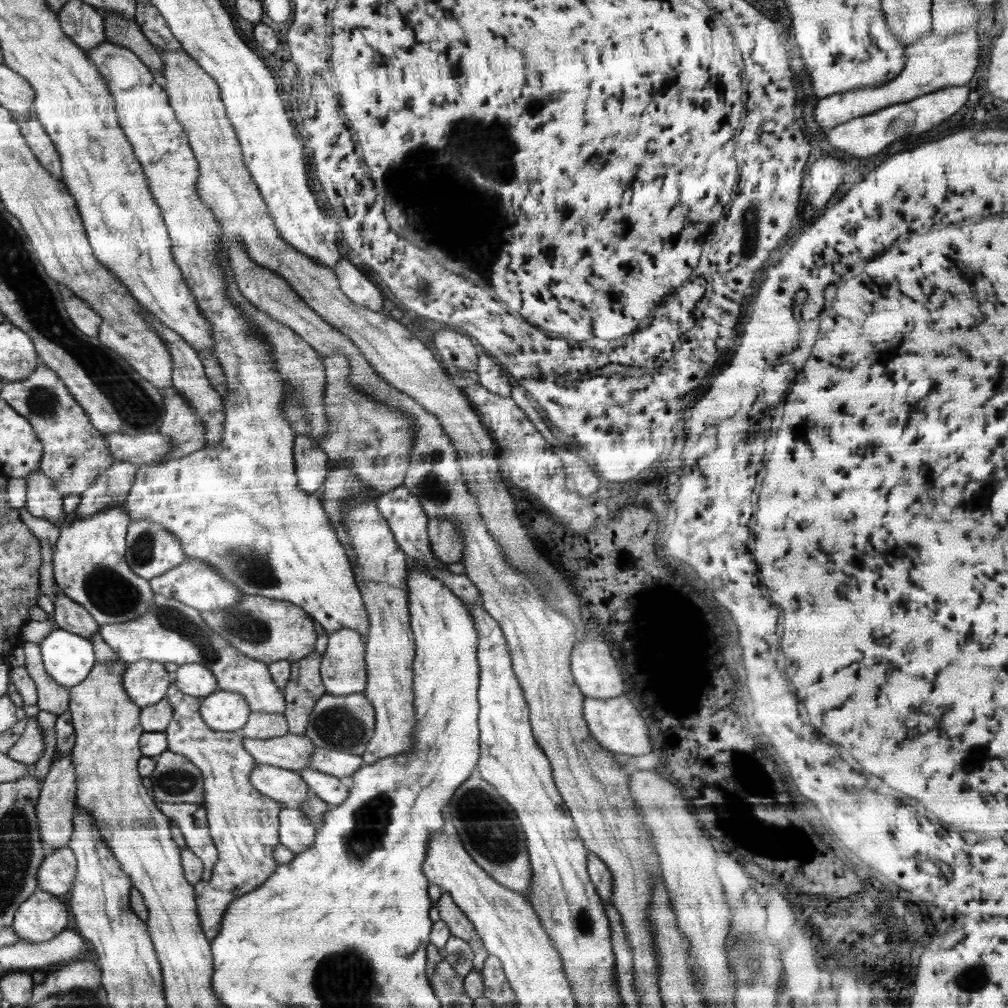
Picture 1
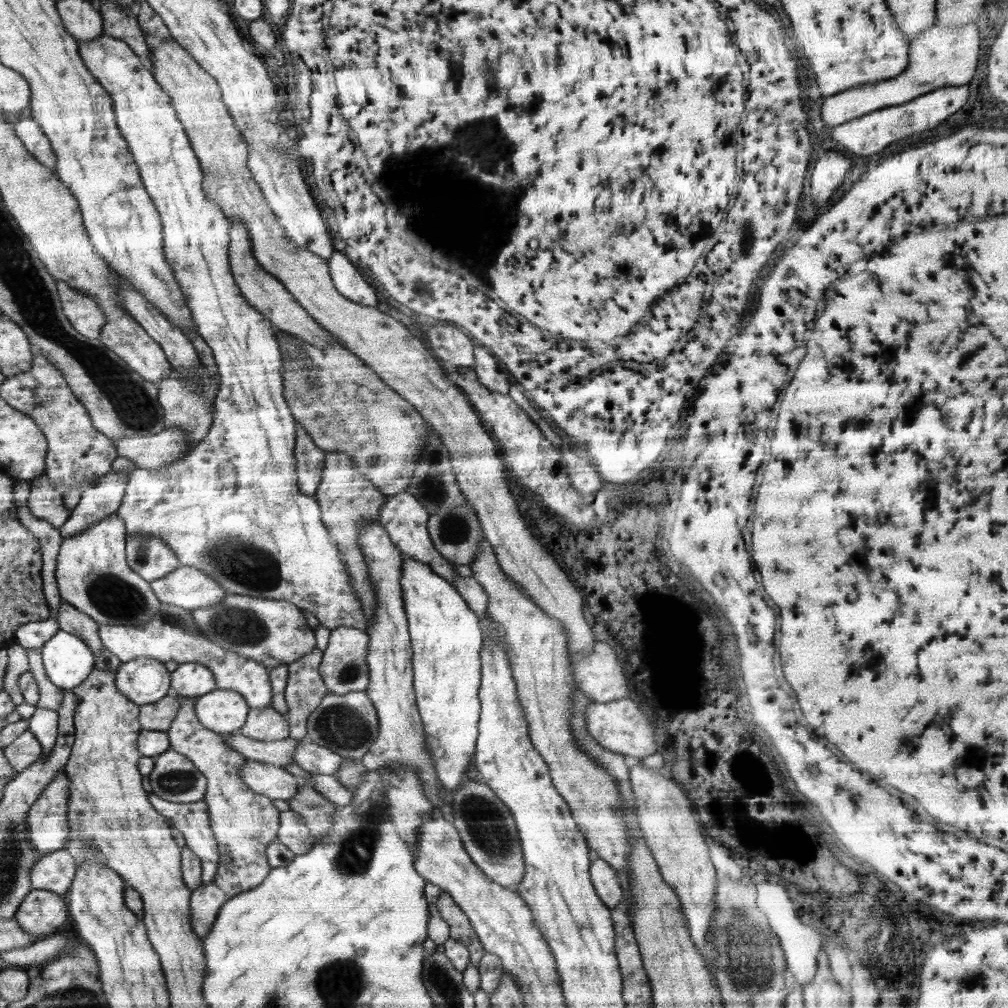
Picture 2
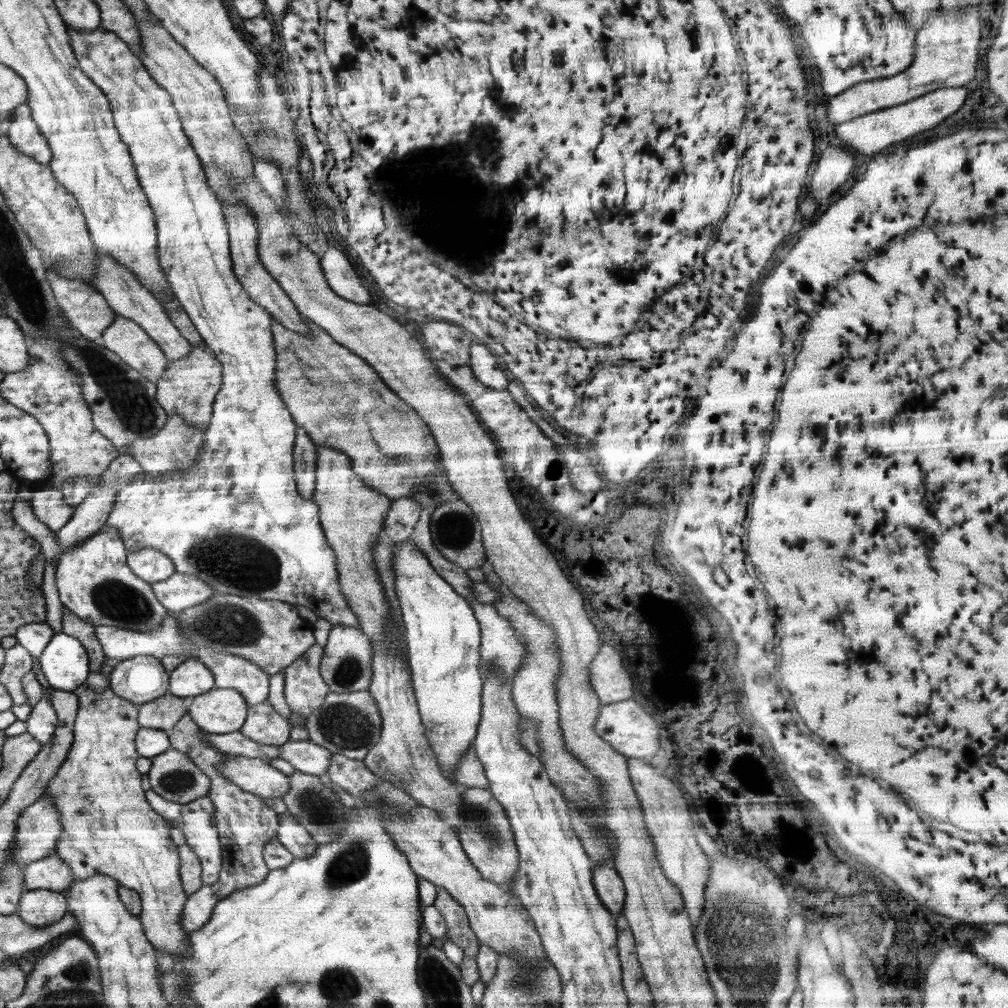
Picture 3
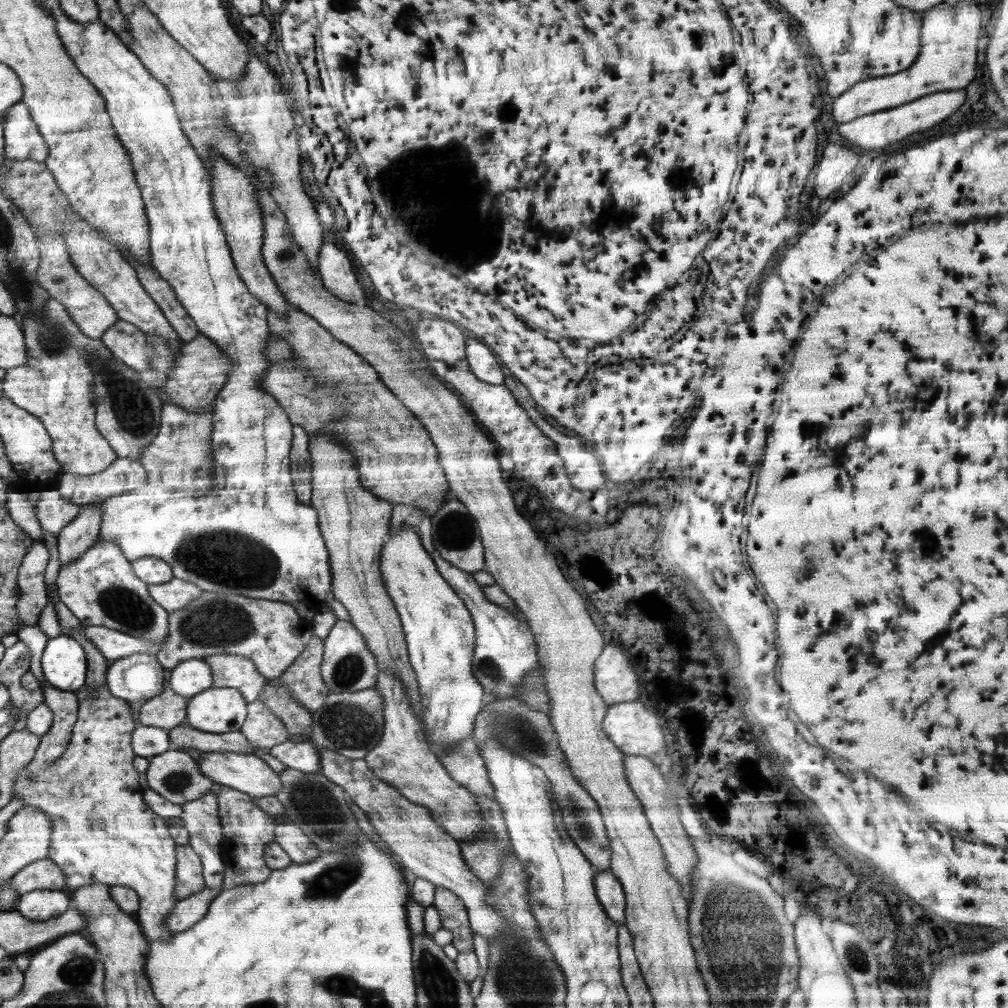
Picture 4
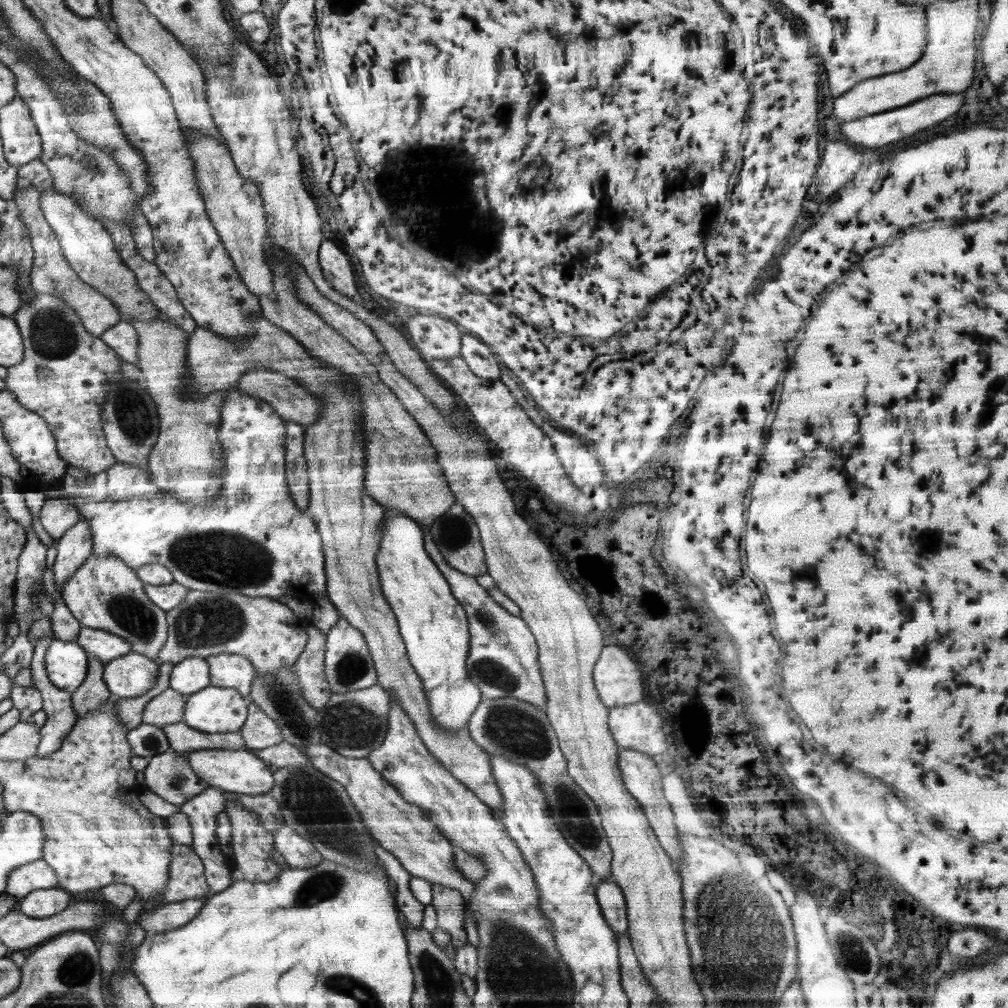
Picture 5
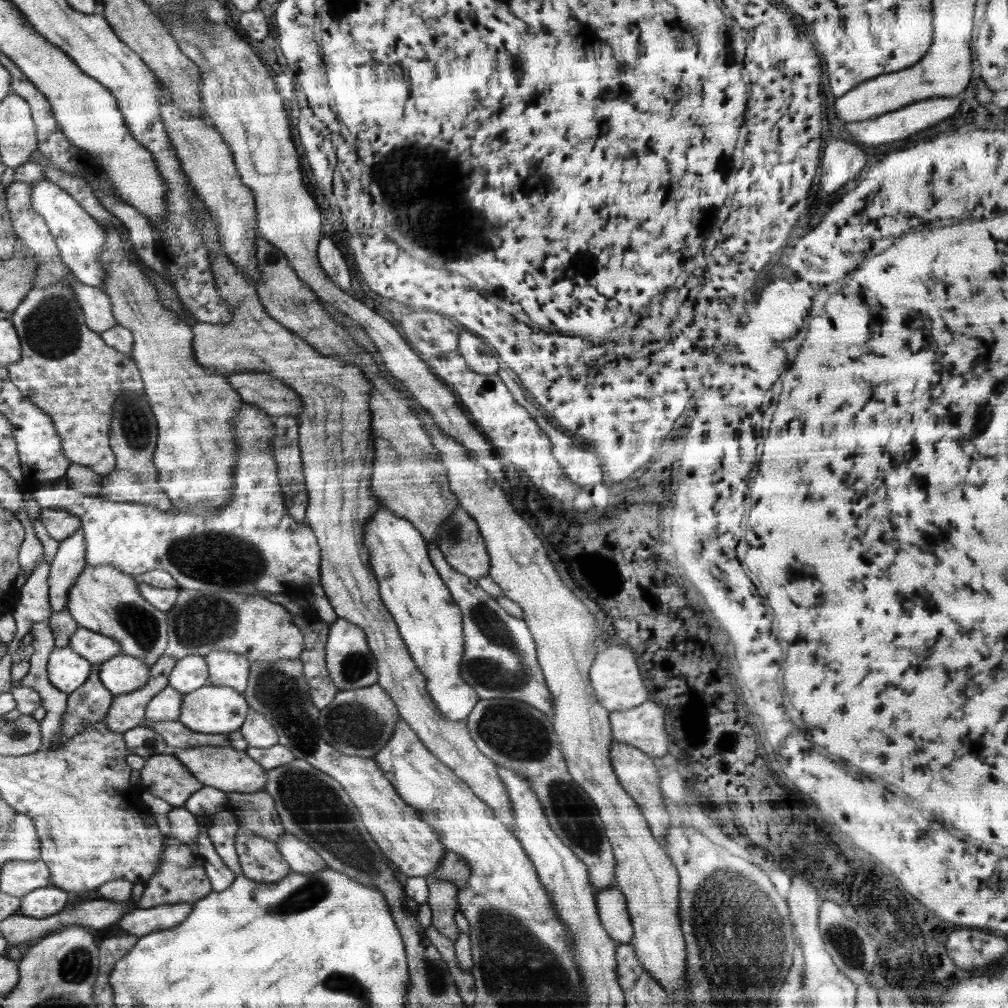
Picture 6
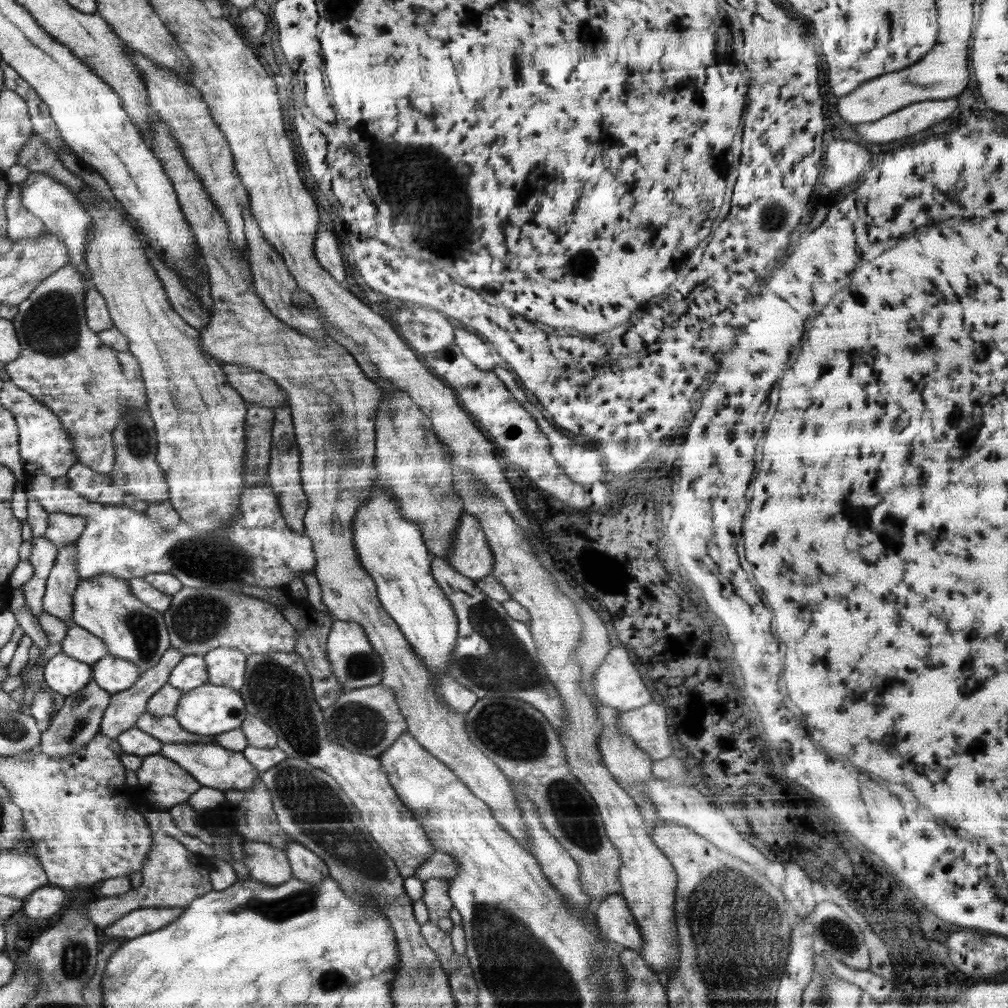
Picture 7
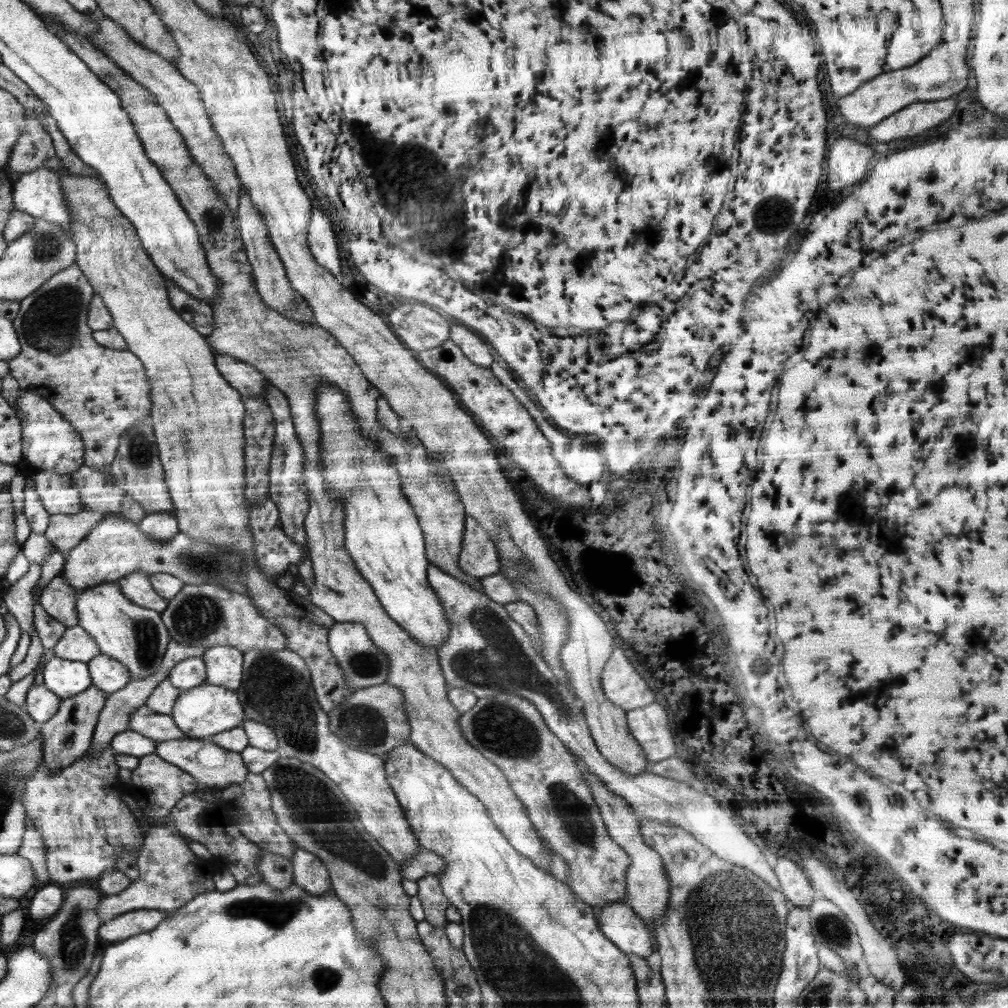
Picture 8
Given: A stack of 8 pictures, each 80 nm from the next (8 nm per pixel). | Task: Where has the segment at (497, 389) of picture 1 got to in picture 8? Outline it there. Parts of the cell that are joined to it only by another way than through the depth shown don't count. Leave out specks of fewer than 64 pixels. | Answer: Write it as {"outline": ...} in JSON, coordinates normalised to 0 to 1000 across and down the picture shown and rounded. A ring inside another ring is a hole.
{"outline":[[[448,321],[445,336],[456,344],[464,357],[478,365],[486,365],[486,361],[492,355],[492,349],[488,347],[488,343],[481,336],[476,337],[472,331],[468,331],[460,323]]]}

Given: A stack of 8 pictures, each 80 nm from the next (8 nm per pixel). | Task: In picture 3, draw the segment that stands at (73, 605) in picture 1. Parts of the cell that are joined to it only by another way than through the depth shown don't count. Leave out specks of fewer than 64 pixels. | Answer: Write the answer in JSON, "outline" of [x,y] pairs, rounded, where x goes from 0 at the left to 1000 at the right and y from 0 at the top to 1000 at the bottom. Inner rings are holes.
{"outline":[[[63,602],[63,627],[78,634],[89,650],[90,667],[100,667],[104,649],[99,636],[93,629],[95,621],[77,613],[70,605]]]}

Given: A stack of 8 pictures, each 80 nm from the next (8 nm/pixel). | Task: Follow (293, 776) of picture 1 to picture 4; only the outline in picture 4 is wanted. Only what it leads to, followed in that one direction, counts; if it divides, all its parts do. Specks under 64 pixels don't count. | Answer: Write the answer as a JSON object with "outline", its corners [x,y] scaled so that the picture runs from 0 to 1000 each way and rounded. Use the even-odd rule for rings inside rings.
{"outline":[[[210,746],[202,752],[198,752],[195,757],[198,766],[206,770],[206,773],[209,773],[212,778],[226,780],[254,792],[273,789],[282,782],[277,766],[270,764],[257,748]]]}

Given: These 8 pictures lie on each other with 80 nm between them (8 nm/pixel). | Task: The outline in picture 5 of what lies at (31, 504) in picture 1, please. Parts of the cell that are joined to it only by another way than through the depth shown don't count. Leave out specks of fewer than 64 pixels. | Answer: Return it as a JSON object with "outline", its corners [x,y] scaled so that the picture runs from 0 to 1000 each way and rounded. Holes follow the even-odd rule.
{"outline":[[[65,493],[46,494],[40,508],[40,518],[54,537],[62,534],[79,515],[79,507]]]}

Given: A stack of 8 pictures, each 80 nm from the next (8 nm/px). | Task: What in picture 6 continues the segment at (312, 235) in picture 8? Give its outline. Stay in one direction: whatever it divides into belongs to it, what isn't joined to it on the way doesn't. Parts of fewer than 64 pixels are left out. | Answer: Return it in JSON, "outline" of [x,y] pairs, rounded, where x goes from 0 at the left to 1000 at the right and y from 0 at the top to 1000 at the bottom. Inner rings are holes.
{"outline":[[[319,236],[316,239],[314,256],[321,270],[337,288],[347,288],[347,268],[339,254],[339,250],[333,246],[333,242],[327,236]]]}

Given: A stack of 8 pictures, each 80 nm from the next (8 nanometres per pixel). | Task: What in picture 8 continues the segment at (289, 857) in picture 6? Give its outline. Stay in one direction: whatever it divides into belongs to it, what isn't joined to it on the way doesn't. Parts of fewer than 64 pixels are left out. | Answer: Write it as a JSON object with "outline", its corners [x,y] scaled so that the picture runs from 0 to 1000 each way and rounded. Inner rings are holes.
{"outline":[[[296,841],[290,848],[292,875],[310,889],[317,889],[330,883],[324,859],[312,847]]]}

